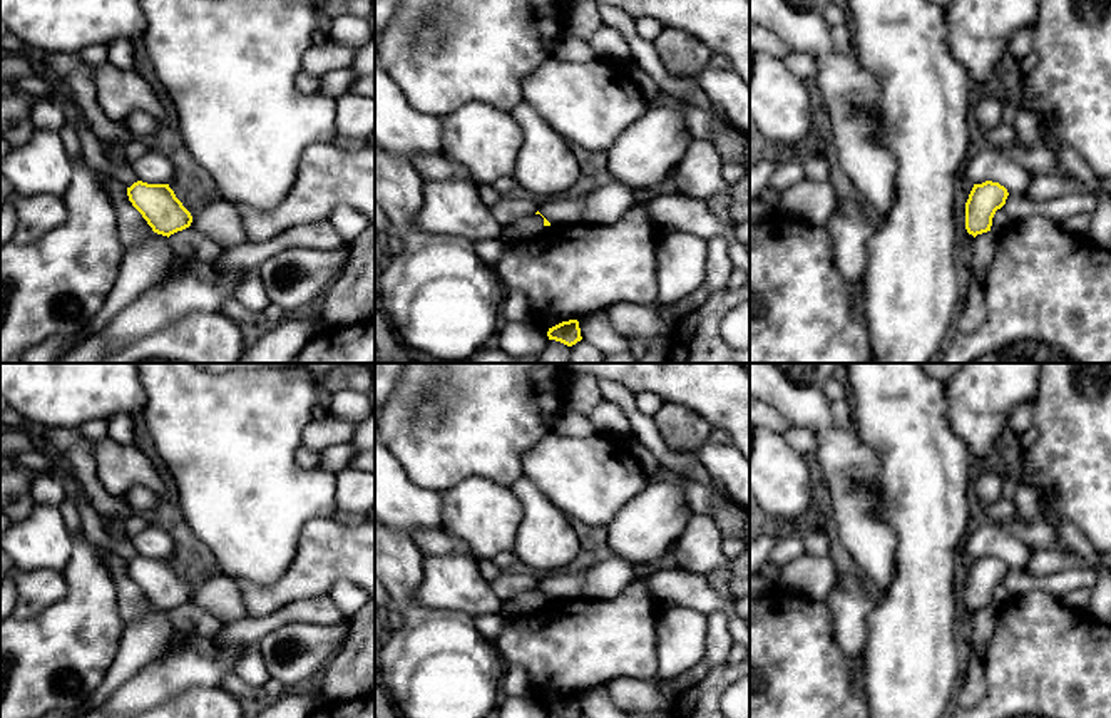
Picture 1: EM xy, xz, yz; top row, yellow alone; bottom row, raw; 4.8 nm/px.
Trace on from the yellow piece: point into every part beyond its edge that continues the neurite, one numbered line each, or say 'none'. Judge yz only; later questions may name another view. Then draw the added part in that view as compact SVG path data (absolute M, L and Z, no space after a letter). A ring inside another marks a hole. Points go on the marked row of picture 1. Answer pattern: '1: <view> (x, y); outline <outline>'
none

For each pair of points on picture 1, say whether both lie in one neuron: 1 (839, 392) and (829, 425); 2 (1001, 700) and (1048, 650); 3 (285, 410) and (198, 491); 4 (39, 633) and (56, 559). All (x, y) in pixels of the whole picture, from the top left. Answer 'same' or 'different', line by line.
1: different
2: same
3: same
4: different

